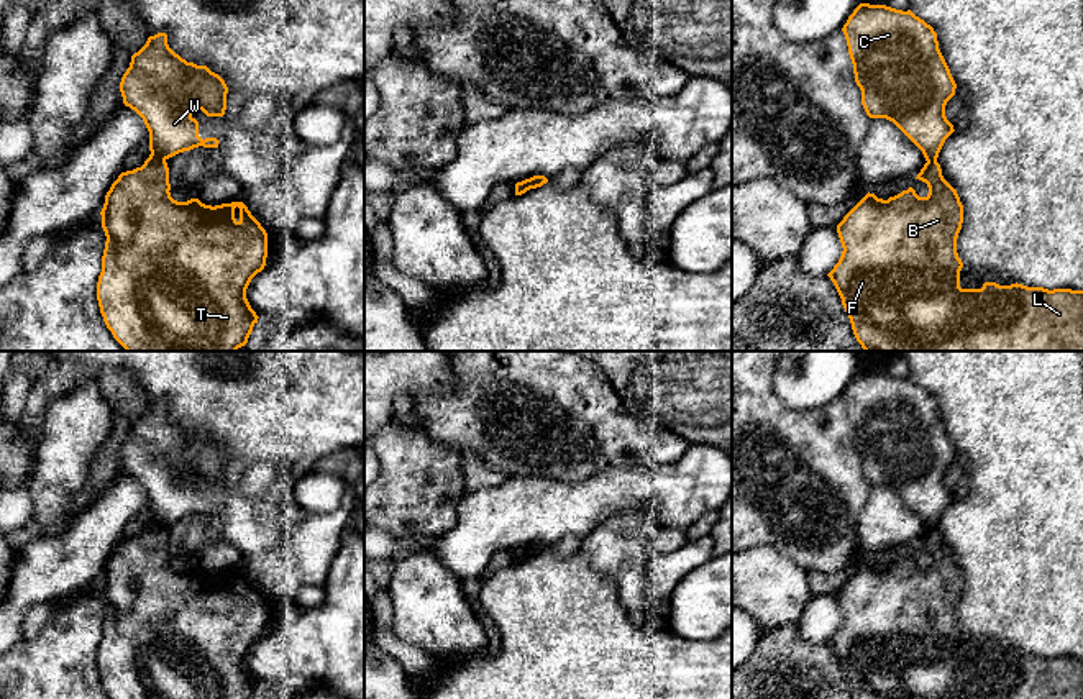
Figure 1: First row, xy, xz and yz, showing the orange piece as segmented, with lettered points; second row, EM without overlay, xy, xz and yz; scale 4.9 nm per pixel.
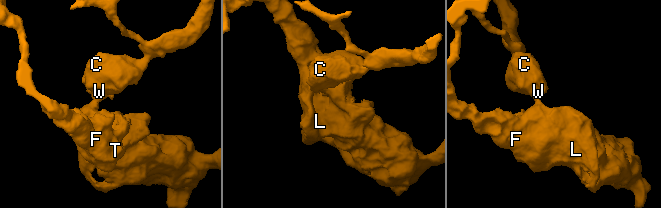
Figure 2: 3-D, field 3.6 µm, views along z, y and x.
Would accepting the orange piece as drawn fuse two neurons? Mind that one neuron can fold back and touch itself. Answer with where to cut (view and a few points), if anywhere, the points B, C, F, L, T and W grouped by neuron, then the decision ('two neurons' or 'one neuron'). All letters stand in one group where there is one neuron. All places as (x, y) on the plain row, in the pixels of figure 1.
cut in xy along (151, 519), (164, 527); B F L T / C W; two neurons

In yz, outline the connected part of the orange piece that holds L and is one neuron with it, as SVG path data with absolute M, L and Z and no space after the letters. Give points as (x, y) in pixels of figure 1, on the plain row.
M937 527L927 528L916 546L927 551L925 564L919 564L912 555L888 568L868 560L837 592L843 619L827 643L842 666L853 699L1083 699L1083 658L1049 658L1017 650L985 650L981 656L962 656L963 630L957 620L963 591L960 564L944 546Z

